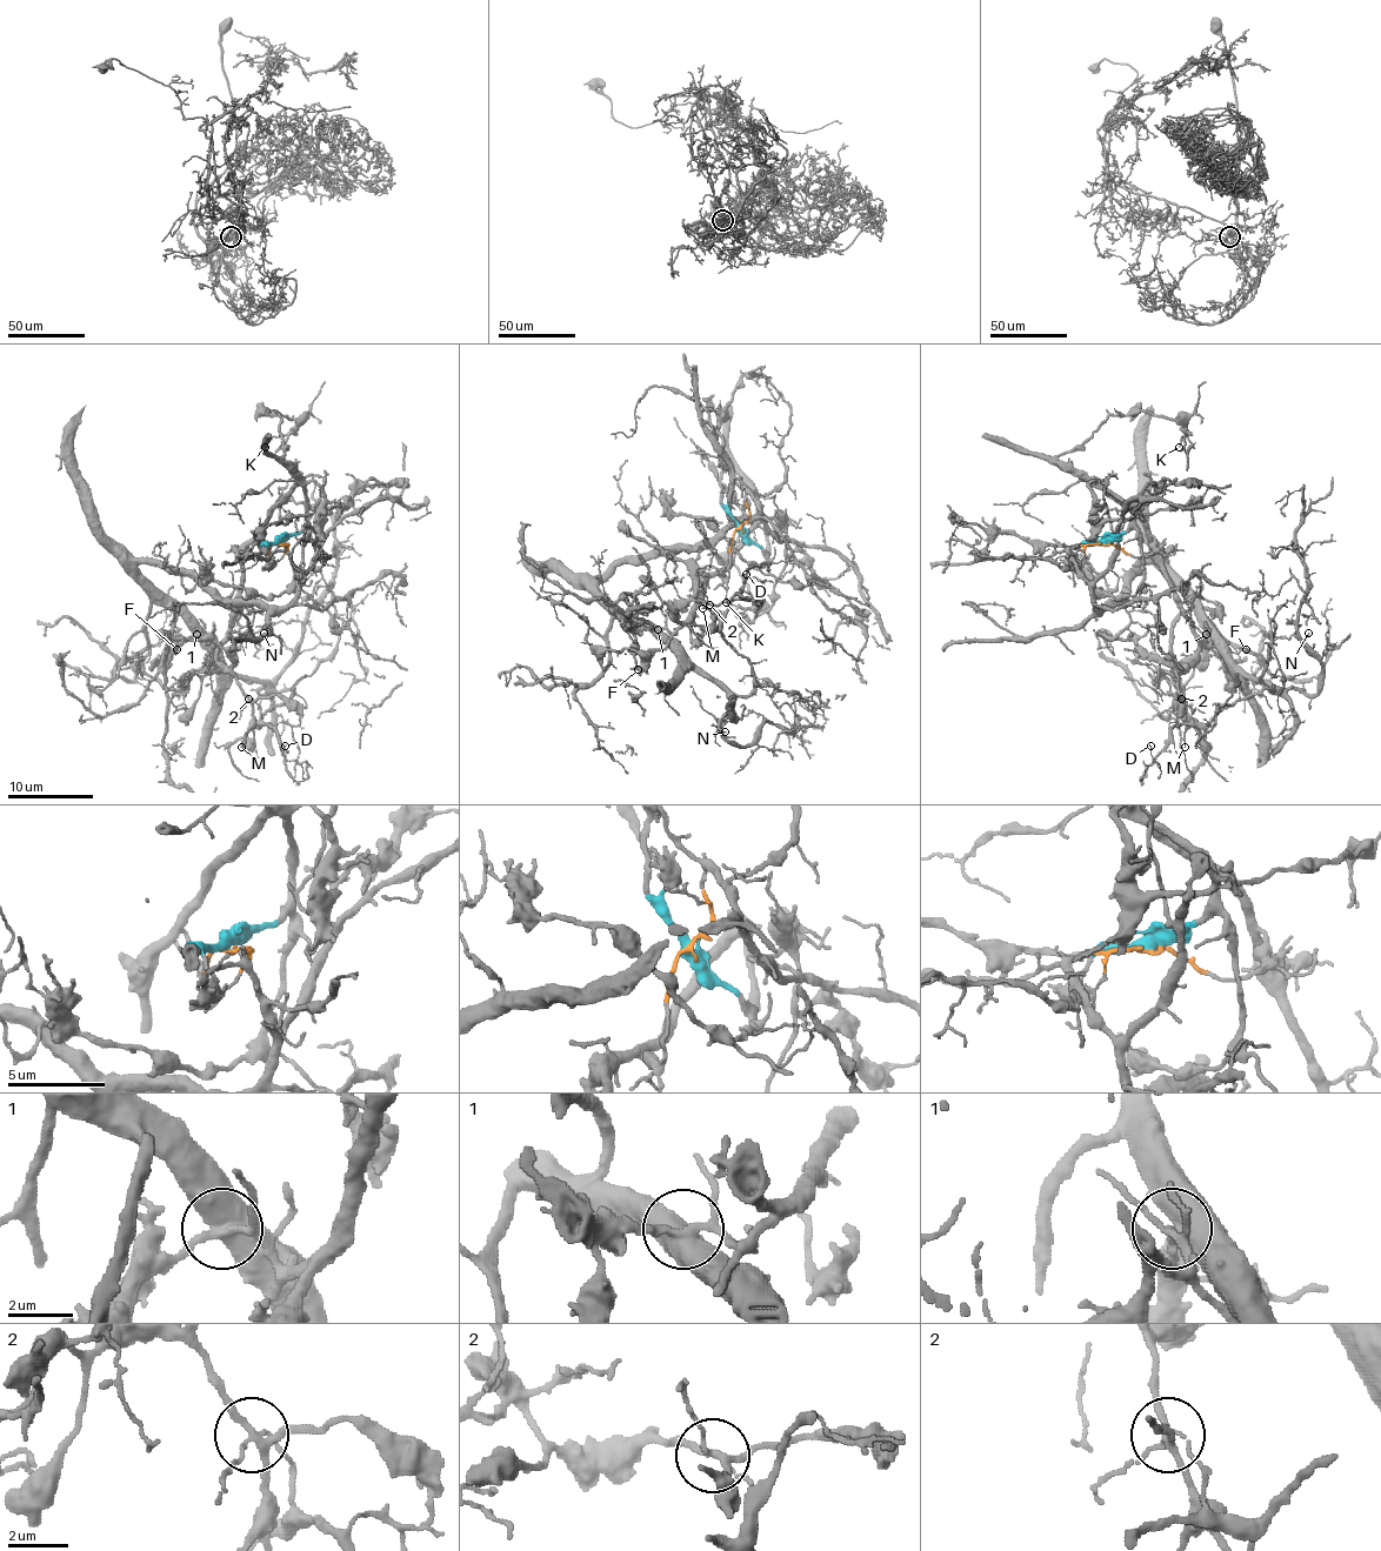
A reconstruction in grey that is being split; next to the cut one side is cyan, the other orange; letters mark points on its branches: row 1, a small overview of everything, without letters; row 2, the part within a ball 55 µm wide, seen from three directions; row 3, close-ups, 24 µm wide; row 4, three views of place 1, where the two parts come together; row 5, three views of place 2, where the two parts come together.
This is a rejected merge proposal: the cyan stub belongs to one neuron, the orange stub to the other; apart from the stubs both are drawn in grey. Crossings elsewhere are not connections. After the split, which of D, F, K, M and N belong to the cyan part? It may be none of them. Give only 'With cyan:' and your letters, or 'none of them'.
With cyan: F, K, M

